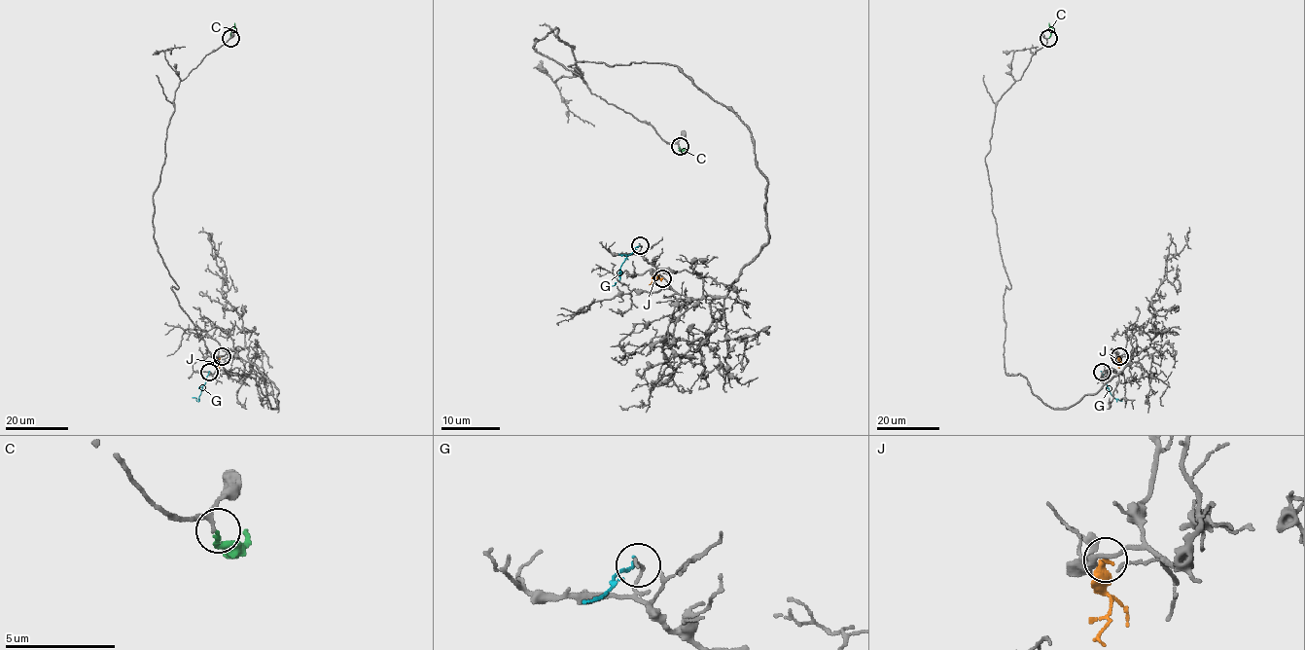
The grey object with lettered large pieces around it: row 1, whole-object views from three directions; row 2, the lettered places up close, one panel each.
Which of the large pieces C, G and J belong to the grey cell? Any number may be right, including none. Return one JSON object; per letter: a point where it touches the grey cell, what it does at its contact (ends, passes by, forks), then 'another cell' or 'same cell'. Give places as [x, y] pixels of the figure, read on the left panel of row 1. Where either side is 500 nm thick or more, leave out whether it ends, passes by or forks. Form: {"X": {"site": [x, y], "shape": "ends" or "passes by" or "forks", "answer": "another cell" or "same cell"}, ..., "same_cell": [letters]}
{"C": {"site": [230, 38], "shape": "ends", "answer": "same cell"}, "G": {"site": [209, 372], "shape": "ends", "answer": "another cell"}, "J": {"site": [222, 356], "shape": "ends", "answer": "another cell"}, "same_cell": ["C"]}

